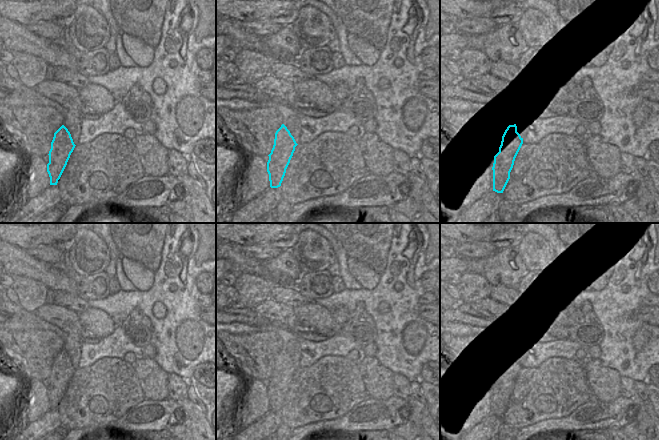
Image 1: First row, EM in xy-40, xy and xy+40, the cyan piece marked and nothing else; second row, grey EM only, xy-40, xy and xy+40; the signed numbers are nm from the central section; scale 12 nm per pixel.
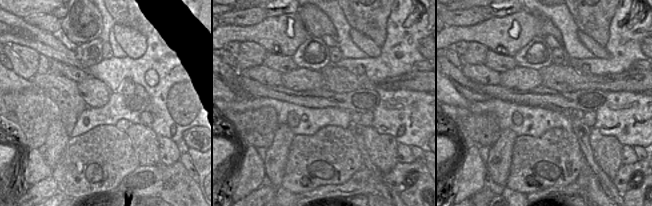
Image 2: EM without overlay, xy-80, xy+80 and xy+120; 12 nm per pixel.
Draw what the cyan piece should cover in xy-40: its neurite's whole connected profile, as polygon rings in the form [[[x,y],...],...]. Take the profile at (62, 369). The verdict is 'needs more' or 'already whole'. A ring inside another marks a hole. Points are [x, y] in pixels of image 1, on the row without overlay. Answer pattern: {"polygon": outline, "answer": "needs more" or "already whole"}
{"polygon": [[[62,349],[54,357],[48,378],[47,396],[50,401],[50,409],[57,409],[75,370],[70,356]]], "answer": "already whole"}

